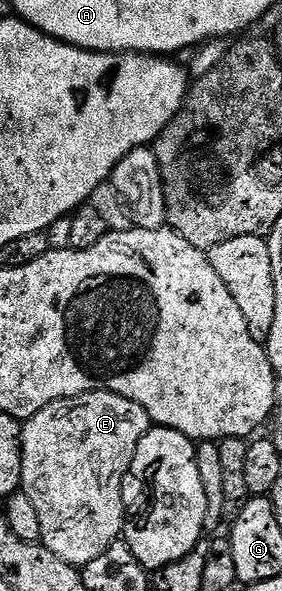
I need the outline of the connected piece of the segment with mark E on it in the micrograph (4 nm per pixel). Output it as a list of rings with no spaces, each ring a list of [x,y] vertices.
[[[99,389],[50,403],[50,407],[23,422],[22,428],[24,454],[20,483],[22,492],[34,503],[34,511],[38,511],[38,523],[42,526],[40,541],[54,551],[58,559],[77,567],[90,563],[90,559],[98,559],[102,551],[121,540],[124,532],[124,476],[129,476],[142,435],[153,428],[150,415],[146,415],[138,403]]]

